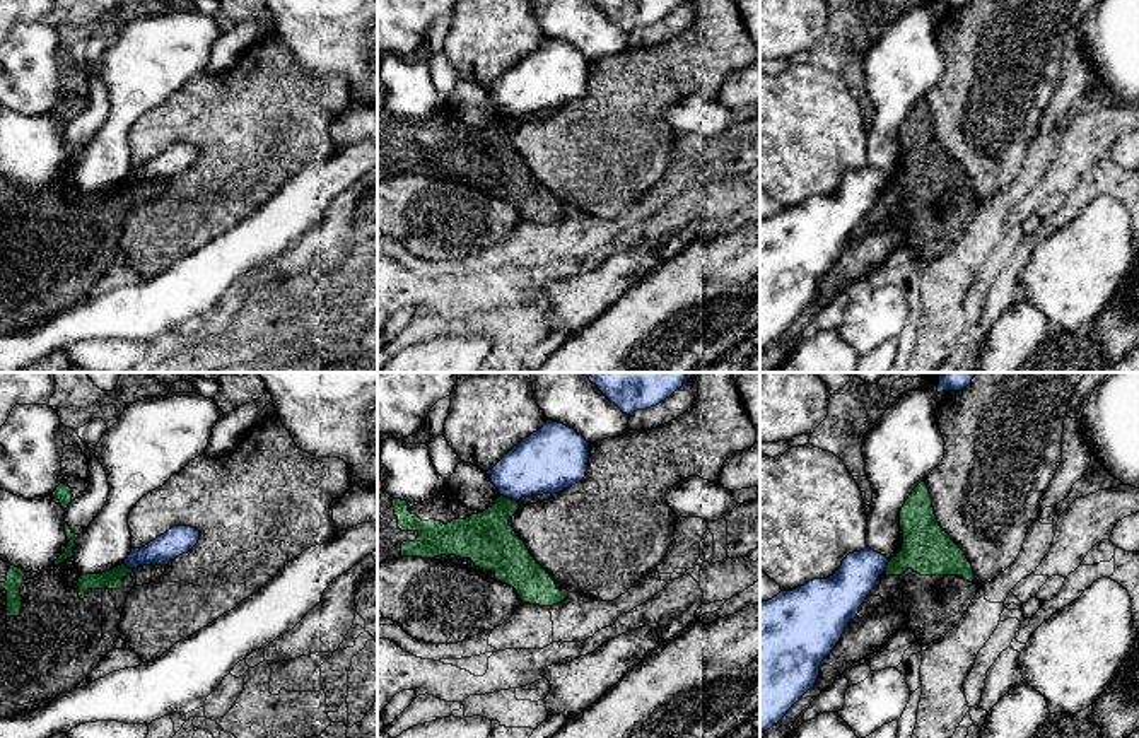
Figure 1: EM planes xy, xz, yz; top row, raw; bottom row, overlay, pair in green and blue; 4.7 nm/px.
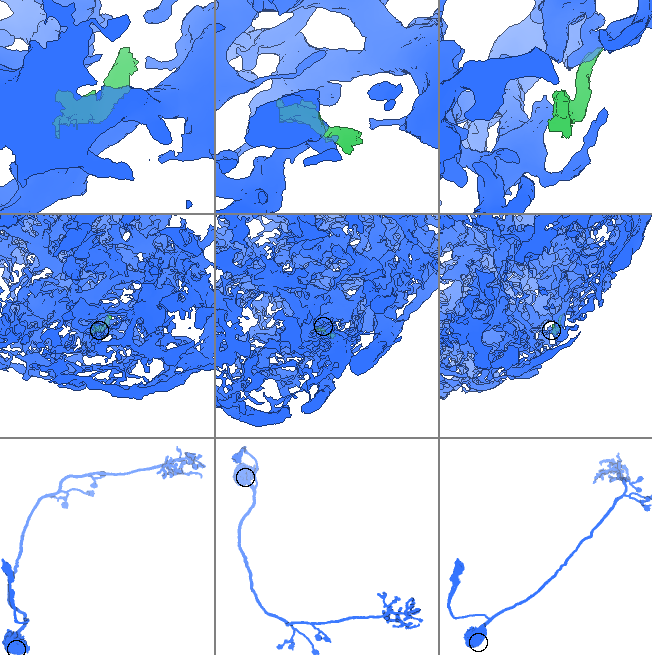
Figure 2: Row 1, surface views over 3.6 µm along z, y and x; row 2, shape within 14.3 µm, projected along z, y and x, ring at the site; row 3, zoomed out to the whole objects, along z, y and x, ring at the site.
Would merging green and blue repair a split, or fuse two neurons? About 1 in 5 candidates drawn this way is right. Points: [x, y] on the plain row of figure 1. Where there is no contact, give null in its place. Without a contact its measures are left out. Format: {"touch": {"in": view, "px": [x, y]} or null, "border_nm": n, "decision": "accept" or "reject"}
{"touch": {"in": "xz", "px": [509, 117]}, "border_nm": 90, "decision": "reject"}

